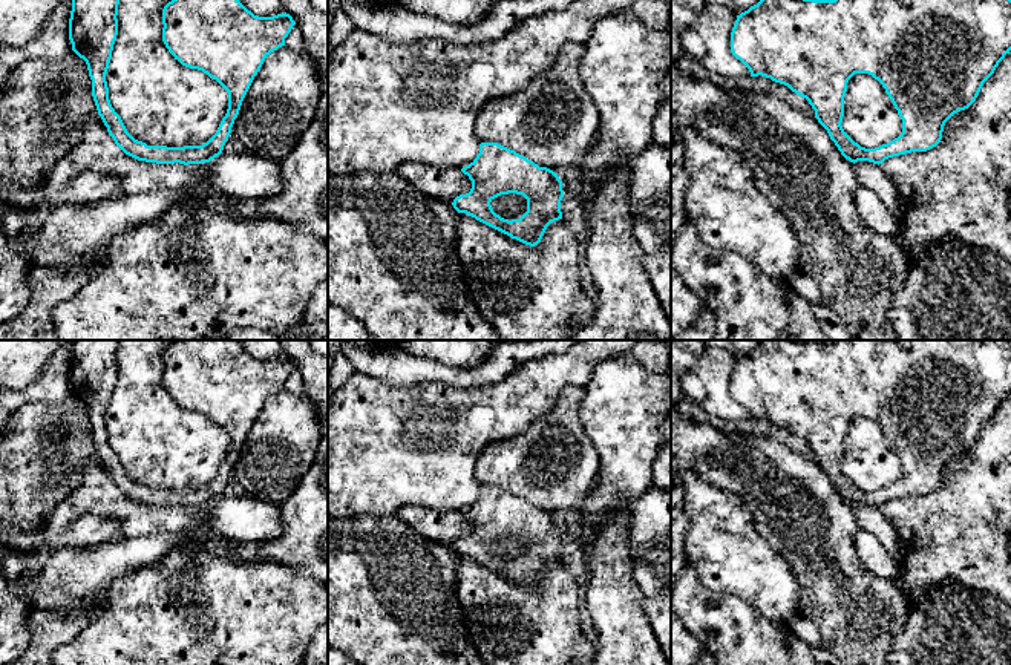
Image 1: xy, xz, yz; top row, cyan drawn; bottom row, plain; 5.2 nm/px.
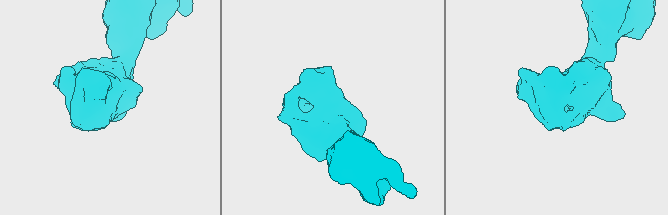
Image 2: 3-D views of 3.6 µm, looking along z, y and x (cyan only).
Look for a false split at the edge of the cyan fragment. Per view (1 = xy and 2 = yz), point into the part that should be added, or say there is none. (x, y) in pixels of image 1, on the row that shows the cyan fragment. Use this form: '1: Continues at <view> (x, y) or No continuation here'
1: No continuation here
2: No continuation here

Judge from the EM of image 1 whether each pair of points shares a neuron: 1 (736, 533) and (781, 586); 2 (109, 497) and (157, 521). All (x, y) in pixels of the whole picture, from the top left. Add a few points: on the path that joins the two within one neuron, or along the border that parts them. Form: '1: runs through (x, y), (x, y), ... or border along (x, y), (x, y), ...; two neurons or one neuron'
1: runs through (742, 546), (769, 573); one neuron
2: runs through (121, 509), (135, 520), (144, 520); one neuron

